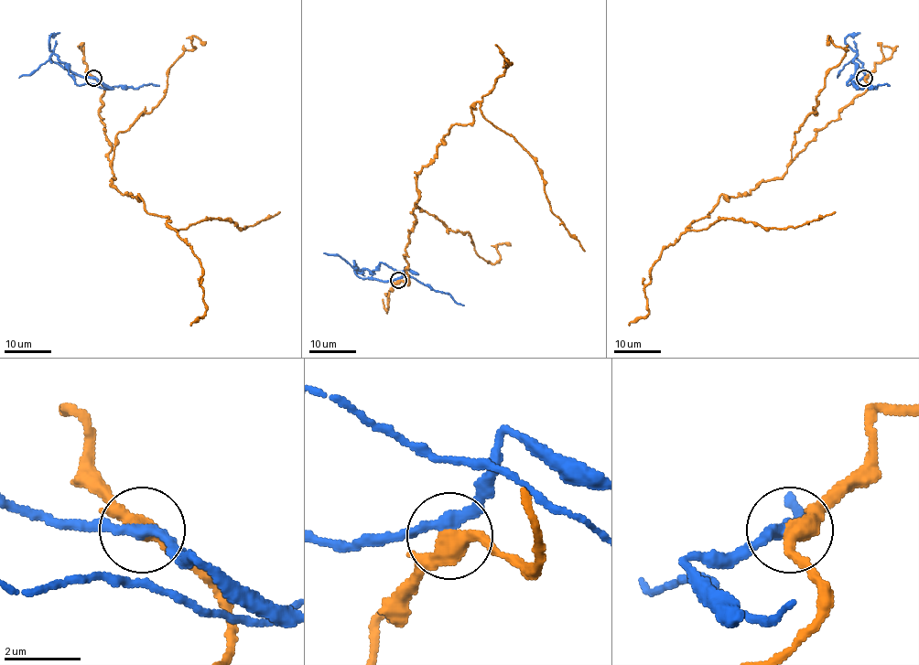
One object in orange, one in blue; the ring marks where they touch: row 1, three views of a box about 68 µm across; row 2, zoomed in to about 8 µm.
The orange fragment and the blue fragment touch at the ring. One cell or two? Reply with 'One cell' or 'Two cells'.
Two cells

